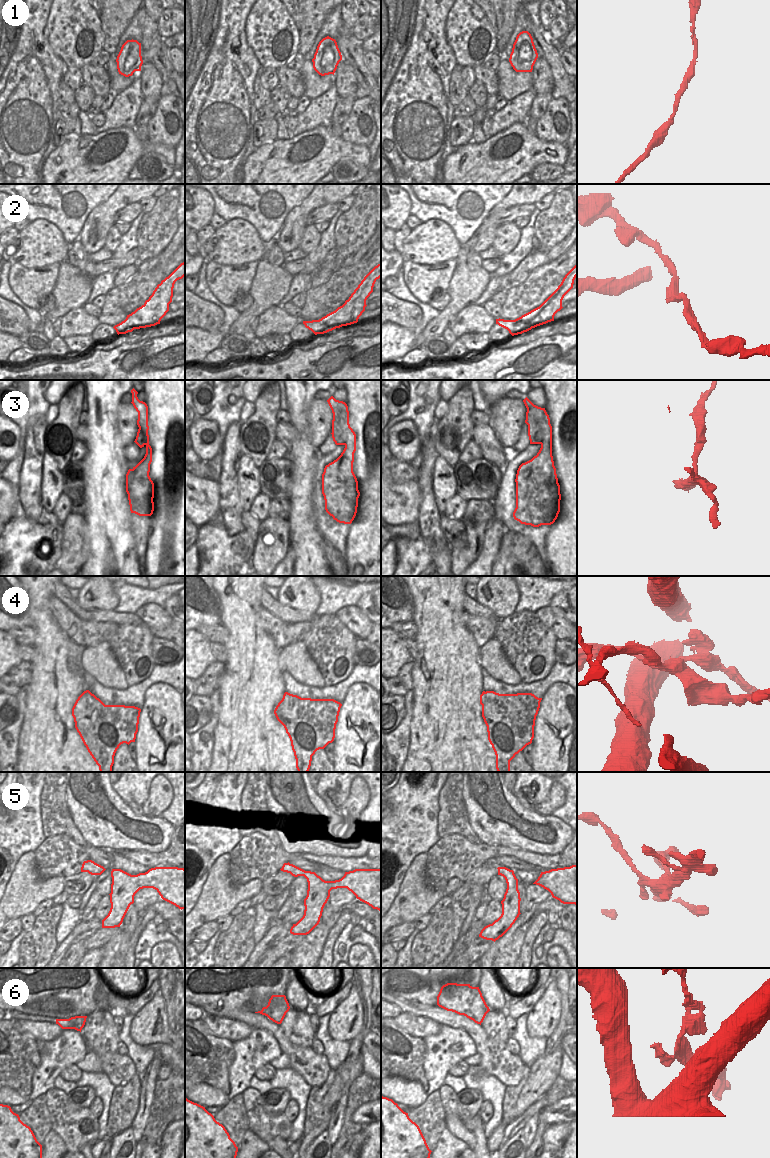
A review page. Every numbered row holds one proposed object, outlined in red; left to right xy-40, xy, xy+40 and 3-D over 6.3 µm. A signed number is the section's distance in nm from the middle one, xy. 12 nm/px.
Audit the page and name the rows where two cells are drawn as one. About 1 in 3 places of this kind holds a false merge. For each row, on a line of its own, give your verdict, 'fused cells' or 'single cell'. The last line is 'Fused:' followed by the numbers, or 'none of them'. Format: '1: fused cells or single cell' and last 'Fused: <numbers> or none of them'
1: single cell
2: fused cells
3: fused cells
4: fused cells
5: single cell
6: single cell
Fused: 2, 3, 4

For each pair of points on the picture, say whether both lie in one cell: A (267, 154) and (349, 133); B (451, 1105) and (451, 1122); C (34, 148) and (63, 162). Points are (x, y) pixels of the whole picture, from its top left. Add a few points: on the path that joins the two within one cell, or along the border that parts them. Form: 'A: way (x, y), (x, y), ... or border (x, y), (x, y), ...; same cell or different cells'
A: border (341, 136), (345, 140), (363, 145); different cells
B: border (445, 1114), (457, 1115); different cells
C: border (45, 160), (41, 173); different cells

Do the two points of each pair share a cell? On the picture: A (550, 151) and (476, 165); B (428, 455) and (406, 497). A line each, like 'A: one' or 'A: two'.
A: one
B: one

